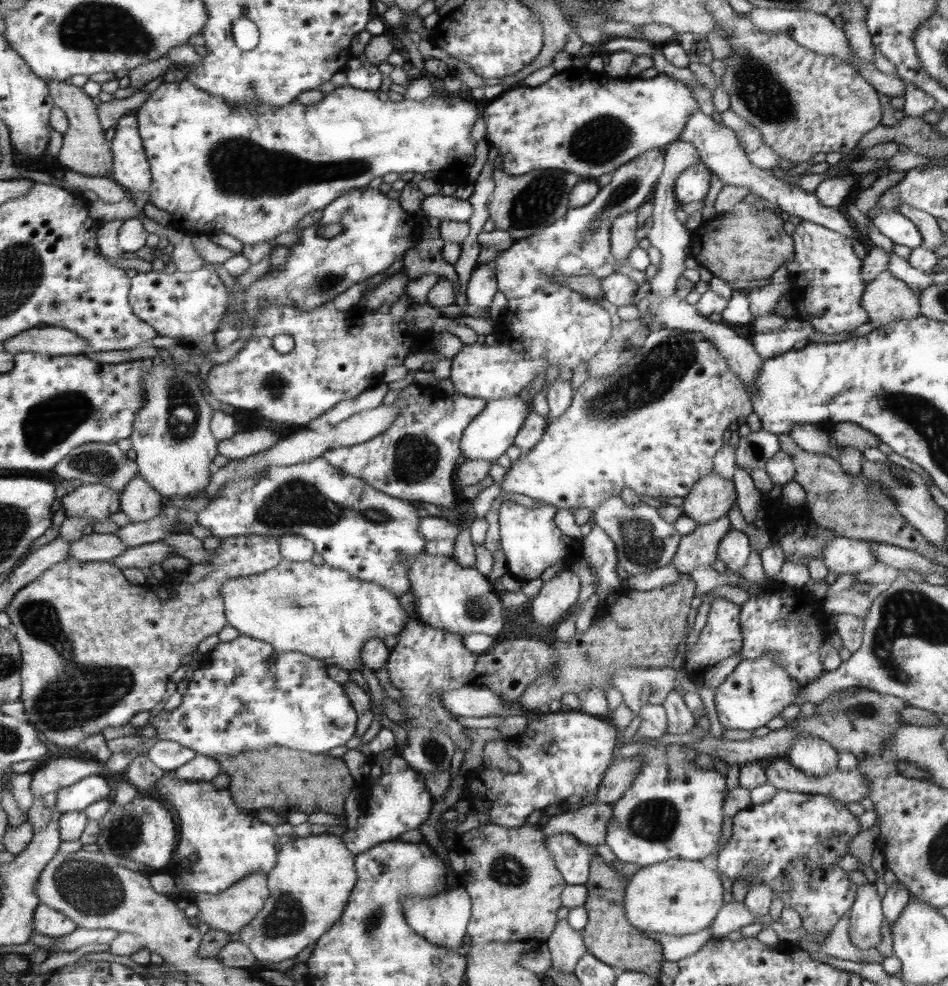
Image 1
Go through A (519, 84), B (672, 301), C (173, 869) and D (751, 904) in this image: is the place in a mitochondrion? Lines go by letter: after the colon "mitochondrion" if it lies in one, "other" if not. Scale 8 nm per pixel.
A: other
B: other
C: other
D: other

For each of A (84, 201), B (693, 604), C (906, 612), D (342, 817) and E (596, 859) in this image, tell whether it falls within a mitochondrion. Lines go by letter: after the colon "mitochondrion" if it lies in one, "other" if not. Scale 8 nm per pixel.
A: other
B: other
C: mitochondrion
D: other
E: other

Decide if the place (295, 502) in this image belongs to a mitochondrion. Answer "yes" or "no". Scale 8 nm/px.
yes

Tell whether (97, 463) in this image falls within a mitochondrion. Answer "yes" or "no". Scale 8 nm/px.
yes

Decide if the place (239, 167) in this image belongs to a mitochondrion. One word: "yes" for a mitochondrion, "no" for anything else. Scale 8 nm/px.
yes

